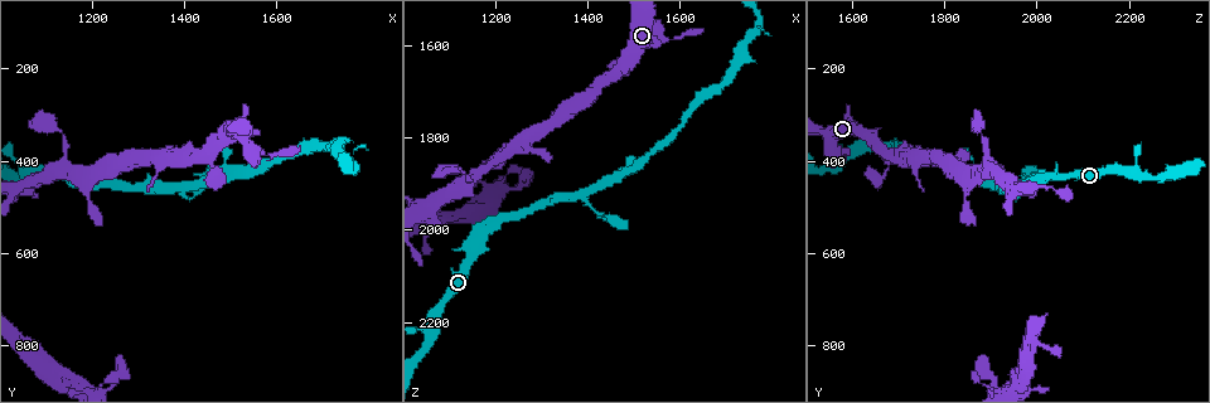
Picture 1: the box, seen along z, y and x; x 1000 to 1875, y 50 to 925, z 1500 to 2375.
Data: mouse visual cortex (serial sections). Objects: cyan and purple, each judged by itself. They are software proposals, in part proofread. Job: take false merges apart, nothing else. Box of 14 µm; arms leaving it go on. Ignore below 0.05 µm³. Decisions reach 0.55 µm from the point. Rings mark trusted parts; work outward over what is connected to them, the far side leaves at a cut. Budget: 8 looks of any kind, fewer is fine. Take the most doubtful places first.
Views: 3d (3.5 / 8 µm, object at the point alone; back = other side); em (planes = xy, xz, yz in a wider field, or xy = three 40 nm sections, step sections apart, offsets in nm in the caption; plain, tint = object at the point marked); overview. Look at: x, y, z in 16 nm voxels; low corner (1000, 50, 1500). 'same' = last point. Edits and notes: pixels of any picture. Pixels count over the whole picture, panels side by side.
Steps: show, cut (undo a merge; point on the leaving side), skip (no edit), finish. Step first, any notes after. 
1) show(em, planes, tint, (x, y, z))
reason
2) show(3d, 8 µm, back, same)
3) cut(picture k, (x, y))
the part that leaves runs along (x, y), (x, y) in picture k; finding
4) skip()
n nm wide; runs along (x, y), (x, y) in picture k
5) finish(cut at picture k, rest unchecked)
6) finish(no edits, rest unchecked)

show(3d, 3.5 µm, back, (1455, 435, 1975))
thick turns thin

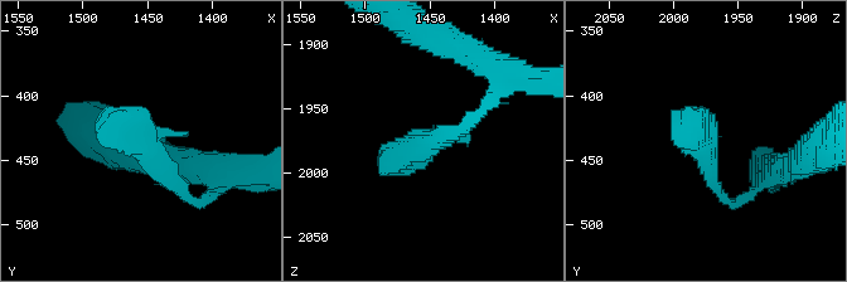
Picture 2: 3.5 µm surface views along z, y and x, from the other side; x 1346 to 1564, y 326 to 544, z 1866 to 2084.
show(em, xy, step 1, tint, (1456, 438, 1980))

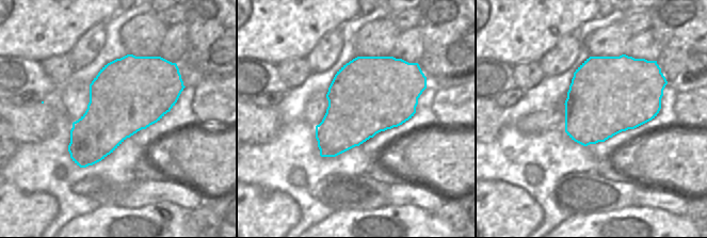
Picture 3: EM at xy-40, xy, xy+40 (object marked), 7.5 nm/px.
skip()
runs along (192, 199), (130, 134), (98, 130) in picture 2; one cell here

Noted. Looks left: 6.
show(3d, 8 µm, (1555, 375, 1570))
abrupt turn

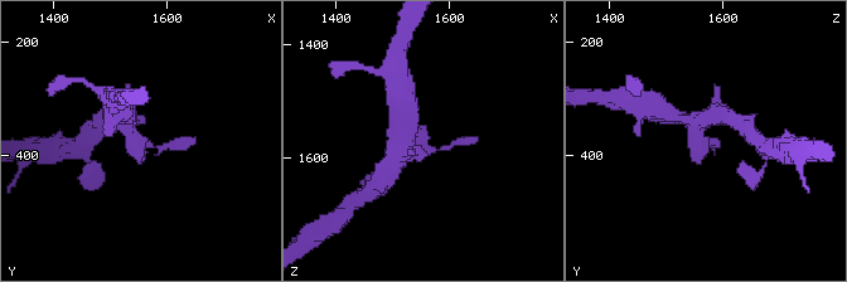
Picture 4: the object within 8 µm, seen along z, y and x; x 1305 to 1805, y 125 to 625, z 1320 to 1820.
show(em, xy, step 3, tint, (1560, 375, 1575))
shape alone is not enough

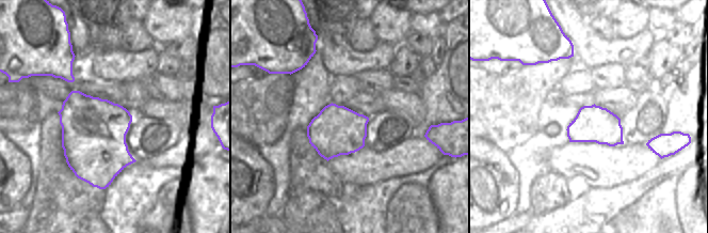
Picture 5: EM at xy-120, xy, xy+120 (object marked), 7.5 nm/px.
skip()
runs along (122, 122), (136, 142), (175, 144) in picture 4; continuous, no second cell

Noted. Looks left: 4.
show(3d, 3.5 µm, (1055, 425, 2215))
a fork

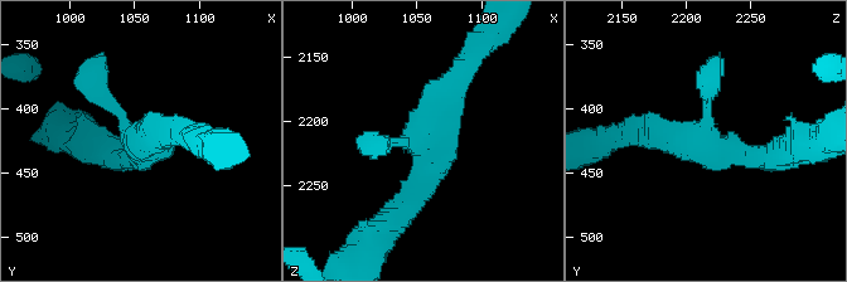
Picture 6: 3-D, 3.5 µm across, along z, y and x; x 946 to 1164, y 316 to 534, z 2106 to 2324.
show(em, xy, step 3, tint, (1060, 428, 2212))
3 arms; arms of 200, 300, 350 nm

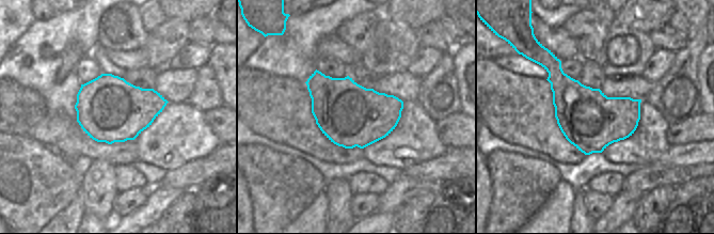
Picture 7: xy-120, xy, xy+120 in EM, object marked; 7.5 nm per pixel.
skip()
runs along (463, 68), (401, 213) in picture 6; all the same cell

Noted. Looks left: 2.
finish(no edits, rest unchecked)

